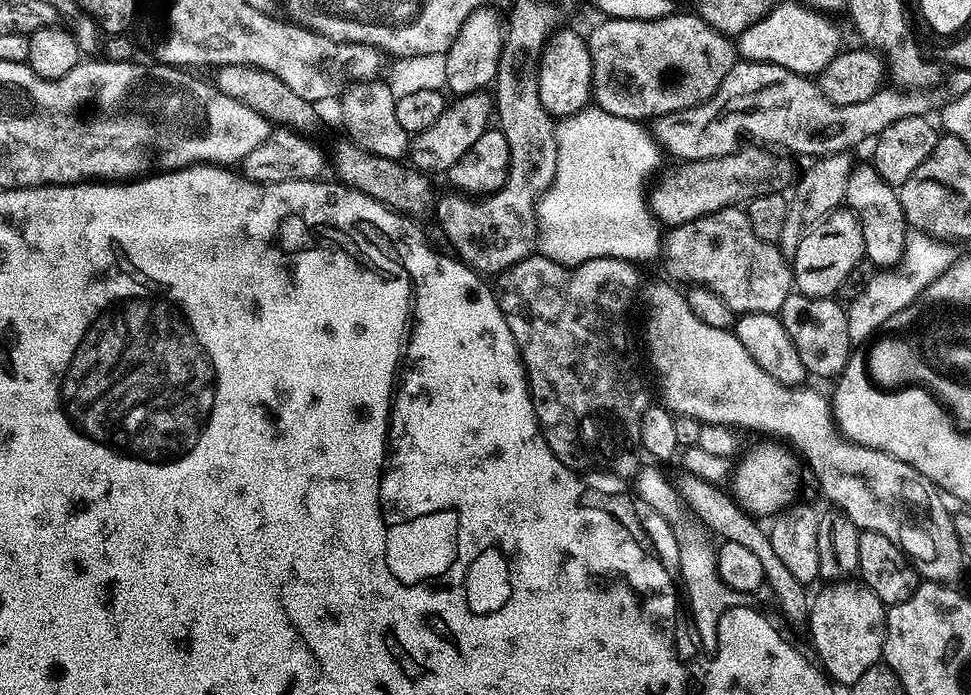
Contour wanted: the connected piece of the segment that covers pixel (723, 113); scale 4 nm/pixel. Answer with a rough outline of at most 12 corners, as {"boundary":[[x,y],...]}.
{"boundary":[[738,62],[706,102],[657,116],[680,162],[736,151],[744,135],[833,156],[907,116],[924,90],[881,86],[838,106],[809,77]]}

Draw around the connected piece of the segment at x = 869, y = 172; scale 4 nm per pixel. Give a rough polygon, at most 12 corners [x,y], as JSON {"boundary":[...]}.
{"boundary":[[871,163],[846,182],[864,255],[883,270],[900,260],[910,231],[899,191]]}

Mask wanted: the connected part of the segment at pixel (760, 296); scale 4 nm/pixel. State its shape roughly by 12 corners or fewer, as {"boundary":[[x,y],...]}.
{"boundary":[[740,206],[669,227],[664,268],[737,314],[779,313],[791,263]]}

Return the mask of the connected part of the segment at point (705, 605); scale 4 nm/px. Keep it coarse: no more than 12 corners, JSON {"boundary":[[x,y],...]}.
{"boundary":[[700,536],[680,544],[683,595],[708,650],[731,608],[749,593],[722,582],[716,553]]}

